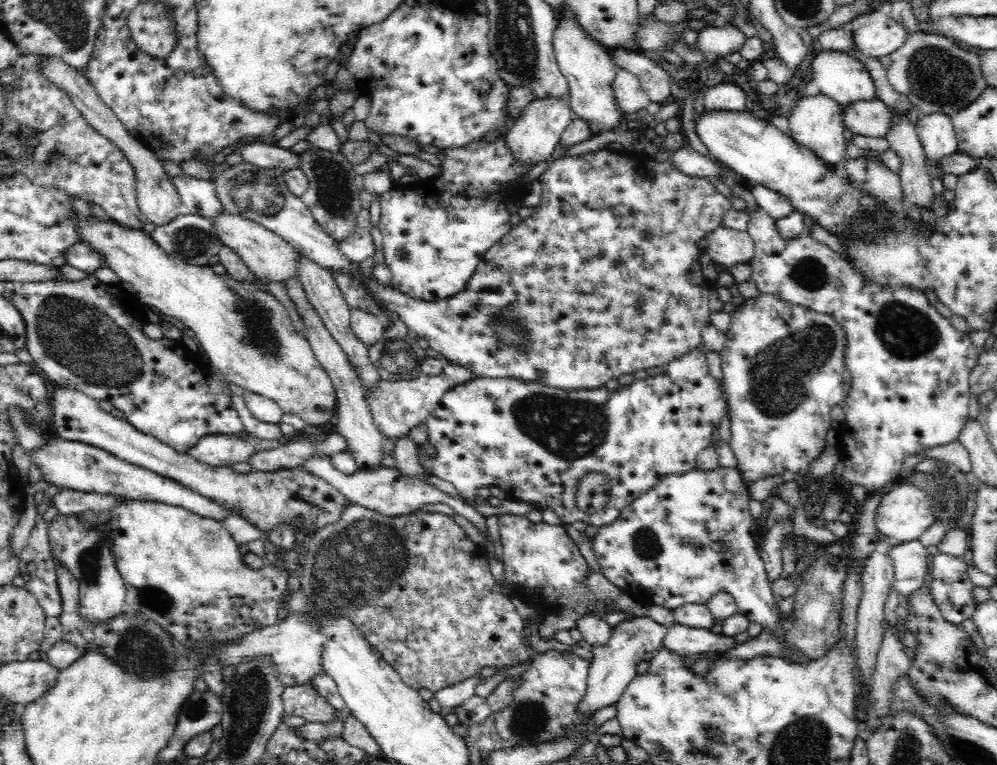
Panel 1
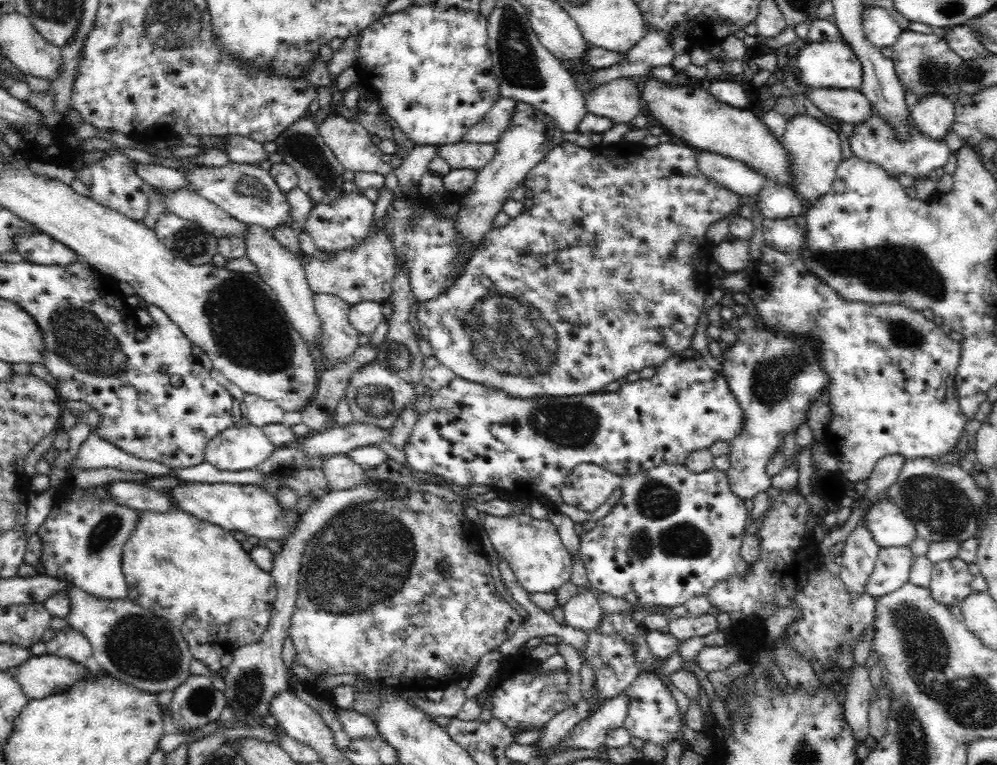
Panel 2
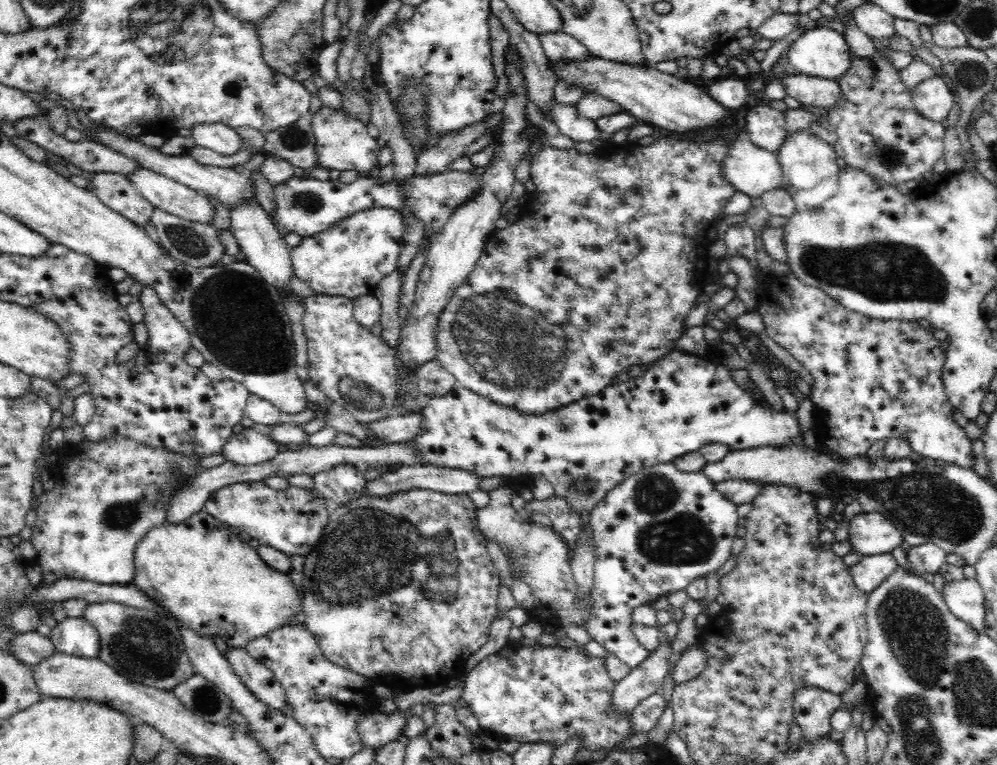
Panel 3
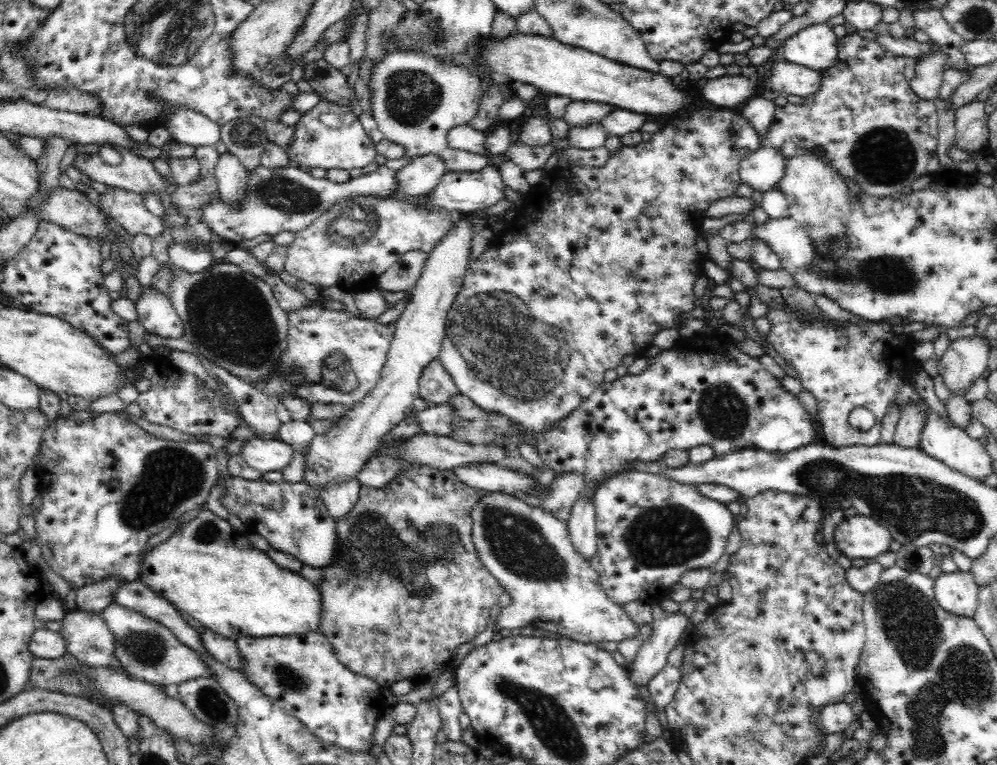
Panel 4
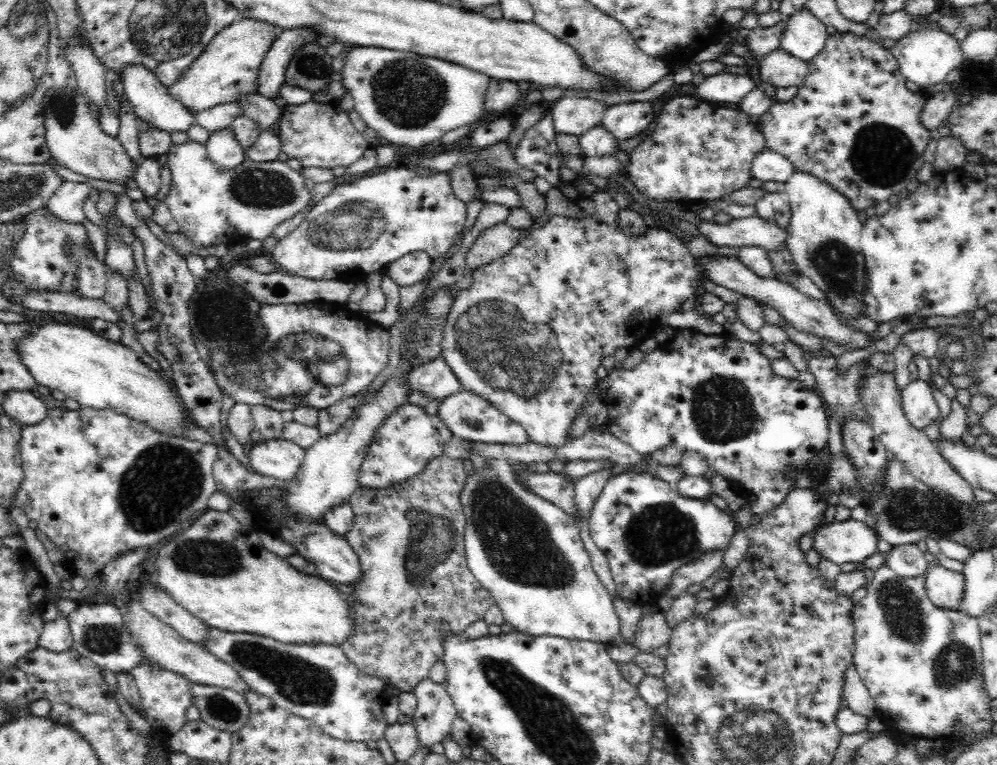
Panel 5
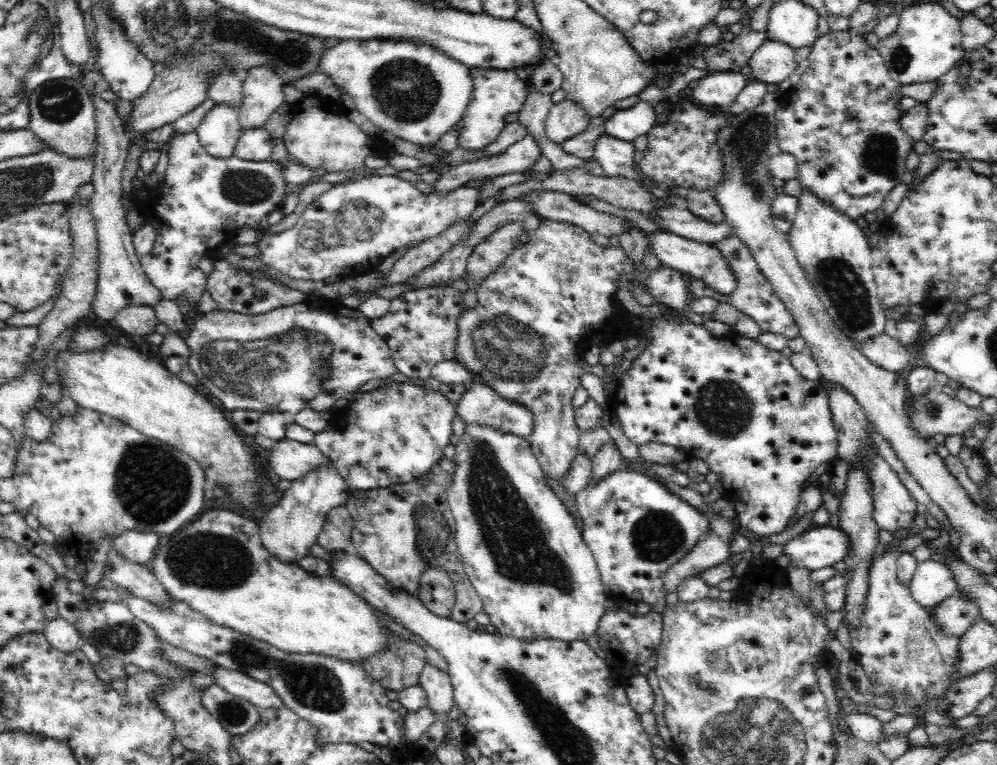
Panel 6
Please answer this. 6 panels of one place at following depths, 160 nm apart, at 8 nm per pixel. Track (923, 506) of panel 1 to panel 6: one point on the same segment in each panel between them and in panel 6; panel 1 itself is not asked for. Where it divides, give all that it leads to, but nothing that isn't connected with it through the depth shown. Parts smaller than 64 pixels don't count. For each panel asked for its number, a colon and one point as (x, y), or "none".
2: (888, 526)
3: (870, 534)
4: (858, 537)
5: (850, 541)
6: (818, 547)

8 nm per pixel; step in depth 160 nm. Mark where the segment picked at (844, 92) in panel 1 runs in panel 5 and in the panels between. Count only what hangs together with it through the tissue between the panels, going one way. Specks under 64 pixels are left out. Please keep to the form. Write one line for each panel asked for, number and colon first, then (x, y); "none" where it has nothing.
2: (831, 63)
3: (821, 52)
4: (815, 47)
5: (804, 35)

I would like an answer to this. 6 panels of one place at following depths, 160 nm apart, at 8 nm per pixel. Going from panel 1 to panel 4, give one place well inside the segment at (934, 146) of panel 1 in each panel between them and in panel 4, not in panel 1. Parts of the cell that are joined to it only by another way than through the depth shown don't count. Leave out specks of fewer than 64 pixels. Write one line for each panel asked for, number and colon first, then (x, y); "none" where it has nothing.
2: (933, 114)
3: (931, 97)
4: (930, 68)

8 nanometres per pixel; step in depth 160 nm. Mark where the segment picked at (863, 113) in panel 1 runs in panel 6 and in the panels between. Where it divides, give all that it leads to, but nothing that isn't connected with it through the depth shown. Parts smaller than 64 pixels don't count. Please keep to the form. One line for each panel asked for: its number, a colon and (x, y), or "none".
2: (848, 105)
3: (815, 91)
4: (786, 77)
5: (779, 68)
6: (773, 62)

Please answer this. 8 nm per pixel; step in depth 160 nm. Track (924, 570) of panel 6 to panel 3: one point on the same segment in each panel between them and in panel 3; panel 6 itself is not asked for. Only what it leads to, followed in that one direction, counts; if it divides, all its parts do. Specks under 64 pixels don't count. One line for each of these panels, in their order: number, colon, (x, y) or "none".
3: (964, 598)
4: (956, 592)
5: (943, 587)

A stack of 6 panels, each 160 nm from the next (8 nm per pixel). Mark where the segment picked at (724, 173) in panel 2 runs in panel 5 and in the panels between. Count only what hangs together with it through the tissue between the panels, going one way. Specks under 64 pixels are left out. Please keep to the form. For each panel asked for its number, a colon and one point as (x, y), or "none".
3: (750, 169)
4: (764, 168)
5: (767, 165)

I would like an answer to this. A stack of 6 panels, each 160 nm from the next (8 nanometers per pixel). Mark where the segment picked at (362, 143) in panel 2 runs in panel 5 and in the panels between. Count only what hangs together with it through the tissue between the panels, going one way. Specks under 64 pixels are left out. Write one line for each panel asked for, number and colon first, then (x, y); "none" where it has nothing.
3: (342, 143)
4: (329, 135)
5: (319, 134)

